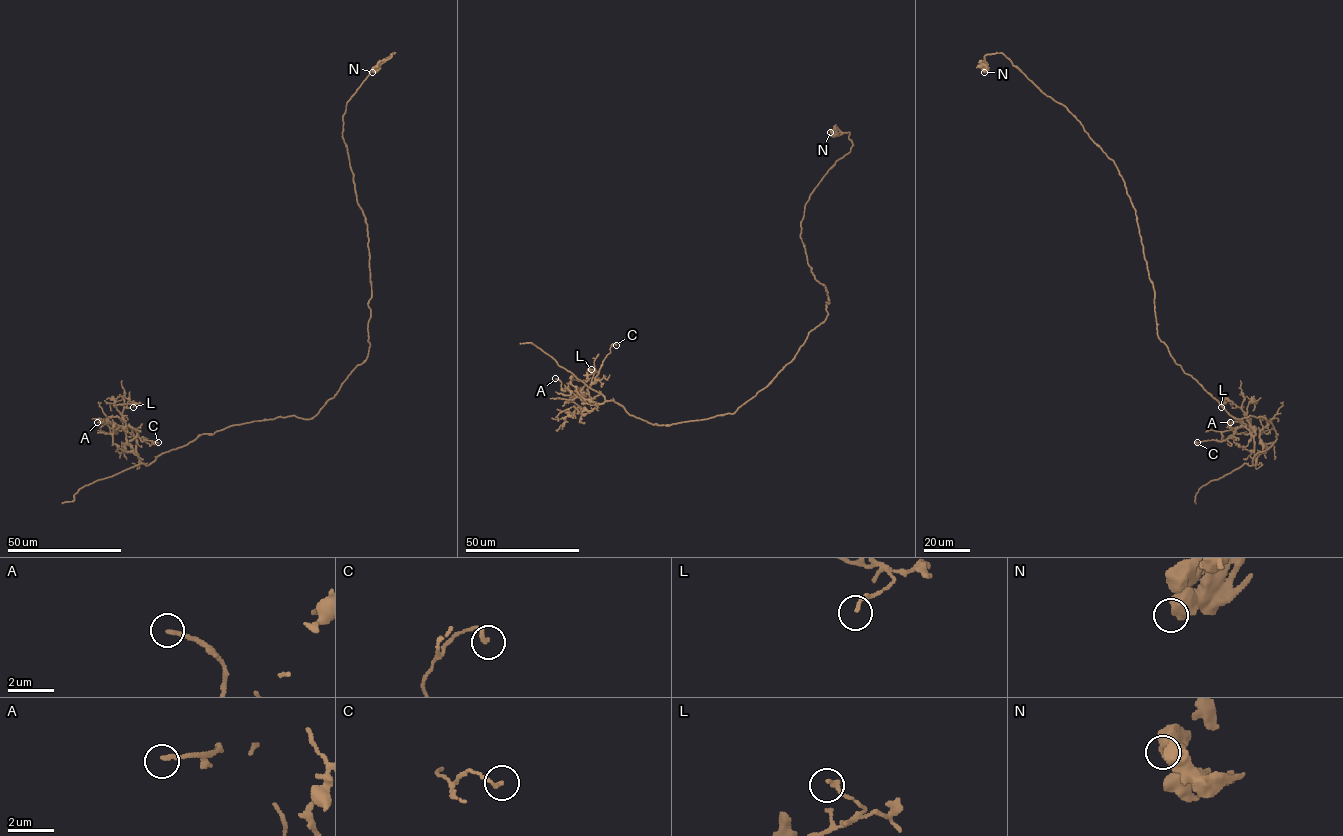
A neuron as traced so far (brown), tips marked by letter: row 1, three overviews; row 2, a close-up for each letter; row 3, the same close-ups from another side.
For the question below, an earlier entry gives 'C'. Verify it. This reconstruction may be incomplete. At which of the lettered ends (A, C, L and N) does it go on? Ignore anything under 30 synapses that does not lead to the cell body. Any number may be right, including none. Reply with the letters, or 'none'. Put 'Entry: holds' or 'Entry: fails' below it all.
none
Entry: fails

